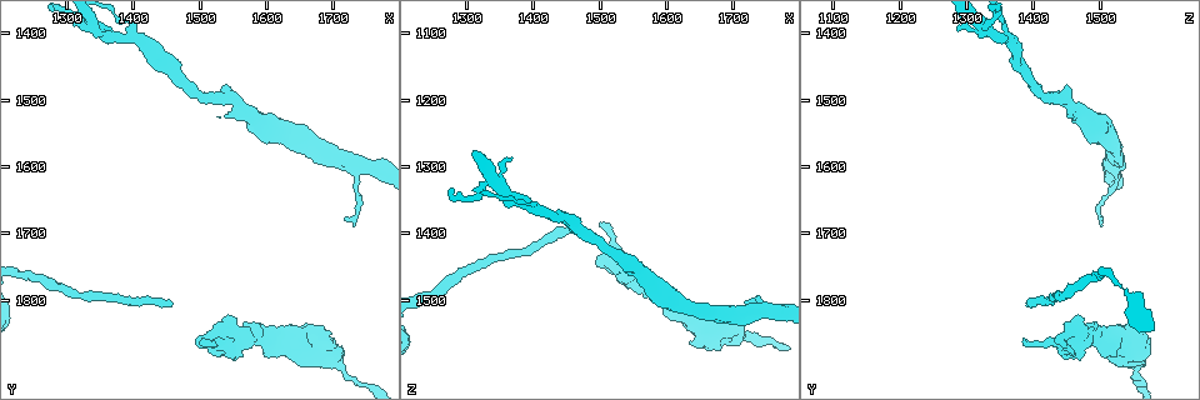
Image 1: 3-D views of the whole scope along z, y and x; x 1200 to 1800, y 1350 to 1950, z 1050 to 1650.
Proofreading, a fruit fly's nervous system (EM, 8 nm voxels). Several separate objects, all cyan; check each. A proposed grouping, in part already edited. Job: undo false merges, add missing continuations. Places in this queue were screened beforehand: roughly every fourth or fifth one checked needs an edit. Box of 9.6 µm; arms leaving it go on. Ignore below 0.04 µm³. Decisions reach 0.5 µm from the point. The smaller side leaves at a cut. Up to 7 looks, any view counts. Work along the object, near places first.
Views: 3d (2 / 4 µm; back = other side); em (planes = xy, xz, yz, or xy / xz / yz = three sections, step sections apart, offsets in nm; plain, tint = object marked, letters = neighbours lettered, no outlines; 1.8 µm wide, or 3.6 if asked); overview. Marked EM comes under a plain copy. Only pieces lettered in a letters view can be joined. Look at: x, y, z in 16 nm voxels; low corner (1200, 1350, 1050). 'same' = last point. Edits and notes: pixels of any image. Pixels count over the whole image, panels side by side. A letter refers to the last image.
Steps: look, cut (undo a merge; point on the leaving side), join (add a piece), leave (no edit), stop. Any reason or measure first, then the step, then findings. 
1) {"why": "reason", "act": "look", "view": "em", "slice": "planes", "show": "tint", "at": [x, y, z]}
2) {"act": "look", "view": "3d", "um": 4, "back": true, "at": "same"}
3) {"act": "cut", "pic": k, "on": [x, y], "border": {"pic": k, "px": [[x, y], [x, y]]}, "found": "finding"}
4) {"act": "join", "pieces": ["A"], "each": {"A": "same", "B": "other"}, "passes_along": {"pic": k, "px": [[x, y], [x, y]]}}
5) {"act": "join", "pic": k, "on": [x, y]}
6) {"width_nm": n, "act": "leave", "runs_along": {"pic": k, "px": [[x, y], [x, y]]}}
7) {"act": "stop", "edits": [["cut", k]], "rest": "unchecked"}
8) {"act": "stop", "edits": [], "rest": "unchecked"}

{"why": "end of a long branch", "act": "look", "view": "em", "slice": "planes", "show": "letters", "at": [1455, 1815, 1390]}

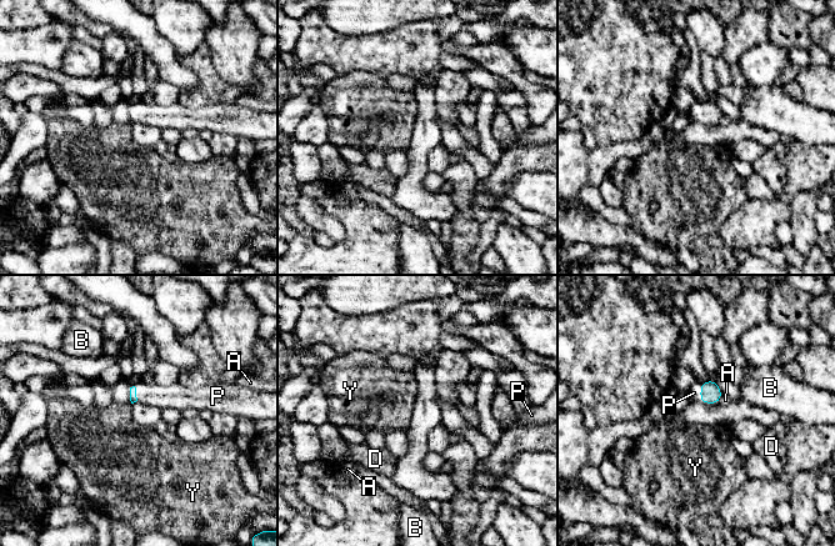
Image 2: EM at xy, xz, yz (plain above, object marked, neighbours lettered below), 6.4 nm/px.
{"act": "join", "pieces": ["P"], "each": {"A": "other", "B": "other", "D": "other", "P": "same", "Y": "other"}, "passes_along": {"pic": 2, "px": [[710, 392], [700, 390], [694, 392]]}, "found": "it goes on there"}

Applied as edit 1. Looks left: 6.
{"why": "an open end", "act": "look", "view": "em", "slice": "planes", "show": "letters", "at": [1570, 1830, 1495]}

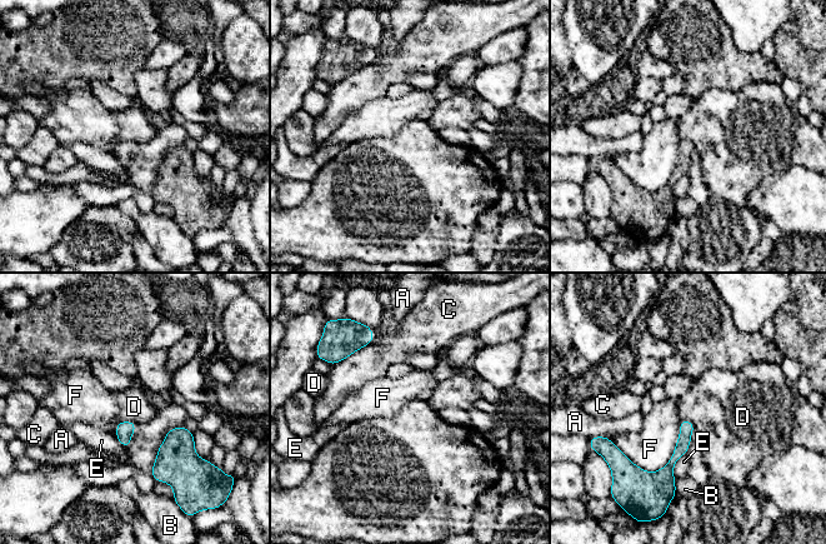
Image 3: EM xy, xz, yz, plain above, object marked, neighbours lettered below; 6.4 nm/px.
{"act": "leave", "each": {"A": "other", "B": "other", "C": "other", "D": "other", "E": "other", "F": "other"}, "border": {"pic": 3, "px": [[138, 424], [121, 420], [115, 435]]}, "found": "no lettered piece goes on from it"}

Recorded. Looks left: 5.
{"why": "sharp bend", "act": "look", "view": "3d", "um": 4, "at": [1335, 1385, 1325]}

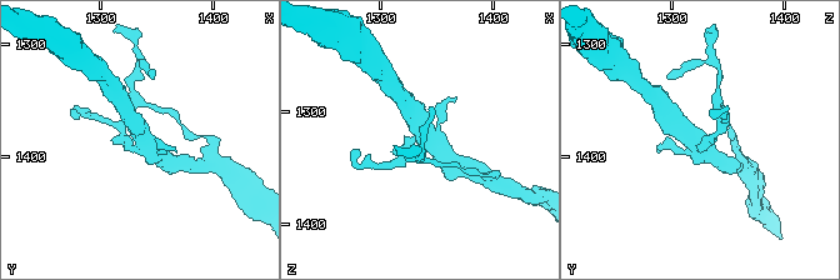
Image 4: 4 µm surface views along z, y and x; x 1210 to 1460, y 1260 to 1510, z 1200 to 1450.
{"act": "look", "view": "em", "um": 3.6, "slice": "xz", "step": 16, "show": "letters", "at": [1340, 1386, 1326]}

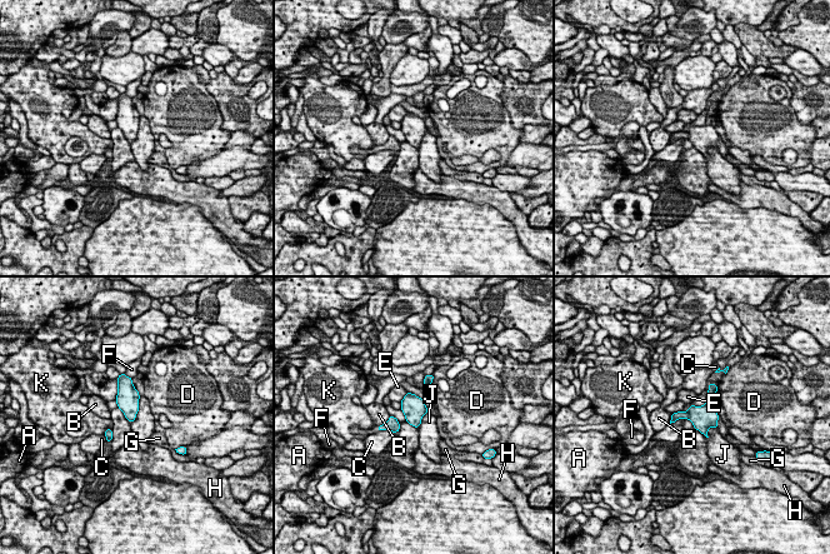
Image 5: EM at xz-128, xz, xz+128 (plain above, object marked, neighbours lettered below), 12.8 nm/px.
{"width_nm": 190, "act": "leave", "each": {"A": "other", "B": "other", "C": "other", "D": "other", "E": "other", "F": "other", "G": "other", "H": "other", "J": "other", "K": "other"}, "border": {"pic": 5, "px": [[140, 395], [136, 417], [130, 423]]}, "found": "one neuron here"}

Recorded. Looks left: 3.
{"act": "stop", "edits": [["join", 2]], "rest": "unchecked"}

